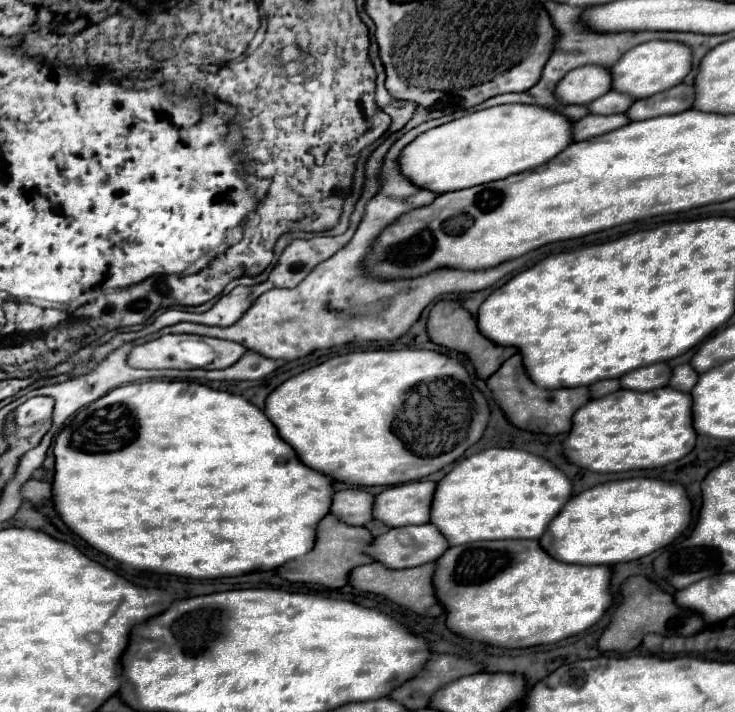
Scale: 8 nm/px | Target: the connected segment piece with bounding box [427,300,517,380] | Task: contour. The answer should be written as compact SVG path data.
M441 300L431 308L429 318L427 318L427 334L429 334L431 342L435 342L435 344L439 344L451 352L465 354L469 358L469 362L473 364L477 378L481 378L481 380L487 380L491 374L495 374L495 370L509 356L513 356L517 352L515 348L499 348L499 346L491 344L489 340L485 340L477 330L475 318L469 316L469 312L463 310L459 302L453 302L453 300Z

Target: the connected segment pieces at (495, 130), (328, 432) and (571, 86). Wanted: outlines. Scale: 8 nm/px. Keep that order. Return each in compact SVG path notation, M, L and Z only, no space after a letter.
M505 104L473 112L431 128L417 136L399 154L399 172L417 188L445 194L463 190L491 180L519 174L549 158L555 158L571 144L567 140L569 120L547 108L531 108L525 104Z
M373 350L373 352L351 352L343 356L333 356L313 368L303 370L297 376L291 376L283 384L279 384L265 400L265 410L267 418L271 424L277 428L277 434L281 440L285 440L299 456L299 460L307 468L315 468L315 472L321 472L329 476L335 482L345 482L353 486L393 486L393 484L403 484L411 480L425 478L443 466L455 462L457 458L463 456L463 452L473 446L485 432L485 426L489 422L489 406L485 396L471 384L467 370L463 364L455 358L449 358L445 354L433 352L433 350Z
M575 68L555 86L555 98L563 104L589 104L611 90L611 74L607 68Z

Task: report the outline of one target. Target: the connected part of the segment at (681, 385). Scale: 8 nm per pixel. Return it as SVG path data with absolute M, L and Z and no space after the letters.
M681 364L673 370L673 376L667 386L679 392L691 392L691 388L695 386L695 380L697 380L697 372L691 368L691 364Z

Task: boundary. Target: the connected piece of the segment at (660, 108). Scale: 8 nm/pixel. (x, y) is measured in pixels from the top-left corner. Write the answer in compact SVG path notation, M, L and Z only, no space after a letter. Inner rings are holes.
M677 84L665 92L655 94L655 96L635 100L631 104L631 108L625 112L625 116L635 122L635 120L647 120L647 118L657 118L657 116L665 116L665 114L685 112L691 108L693 98L695 98L693 86Z

